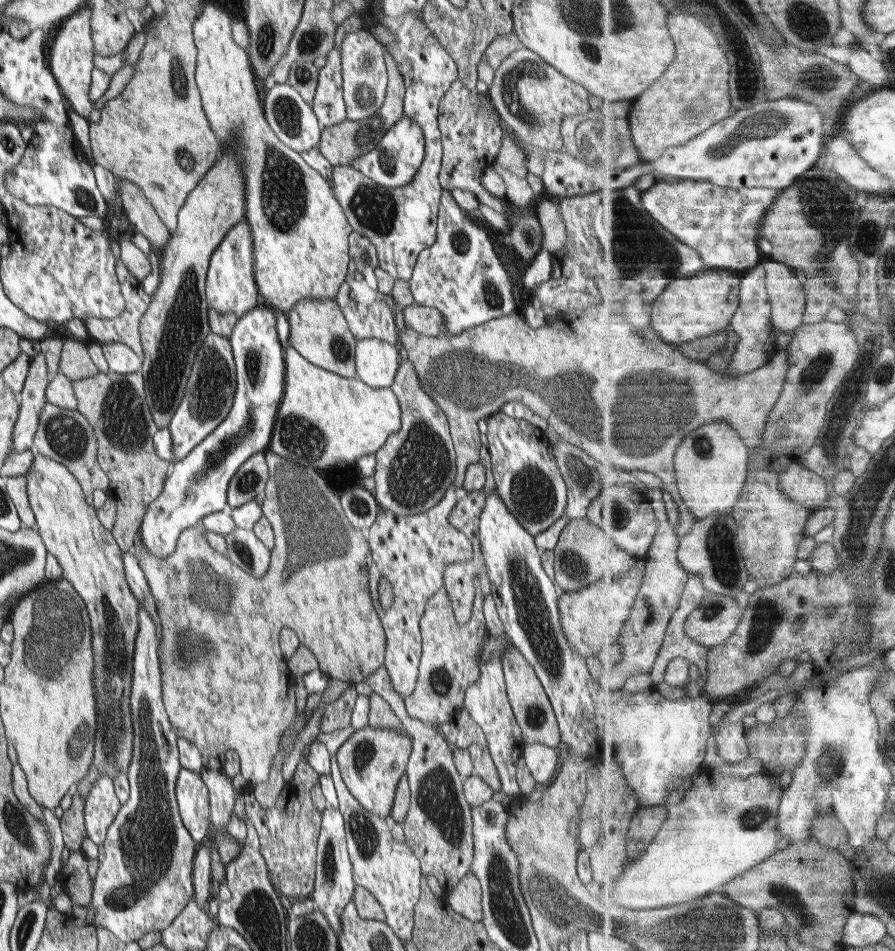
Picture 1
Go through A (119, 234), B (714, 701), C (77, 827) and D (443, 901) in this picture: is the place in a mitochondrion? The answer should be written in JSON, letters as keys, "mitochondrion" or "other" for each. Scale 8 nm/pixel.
{"A":"other","B":"other","C":"other","D":"other"}

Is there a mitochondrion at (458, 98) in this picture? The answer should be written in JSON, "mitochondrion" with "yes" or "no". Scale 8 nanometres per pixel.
{"mitochondrion":"no"}

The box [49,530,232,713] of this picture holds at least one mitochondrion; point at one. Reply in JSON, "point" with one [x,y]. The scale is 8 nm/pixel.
{"point":[87,606]}

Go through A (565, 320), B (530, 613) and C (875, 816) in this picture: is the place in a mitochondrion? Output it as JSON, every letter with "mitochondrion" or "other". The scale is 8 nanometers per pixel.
{"A":"other","B":"mitochondrion","C":"other"}

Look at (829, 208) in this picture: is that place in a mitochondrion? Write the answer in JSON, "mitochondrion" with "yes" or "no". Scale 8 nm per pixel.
{"mitochondrion":"yes"}

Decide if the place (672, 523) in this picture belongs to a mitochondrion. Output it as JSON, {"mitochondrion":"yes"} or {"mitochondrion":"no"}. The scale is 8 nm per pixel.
{"mitochondrion":"no"}

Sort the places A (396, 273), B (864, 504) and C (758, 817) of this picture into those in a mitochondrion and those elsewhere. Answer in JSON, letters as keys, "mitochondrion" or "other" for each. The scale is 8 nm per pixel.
{"A":"other","B":"mitochondrion","C":"mitochondrion"}

